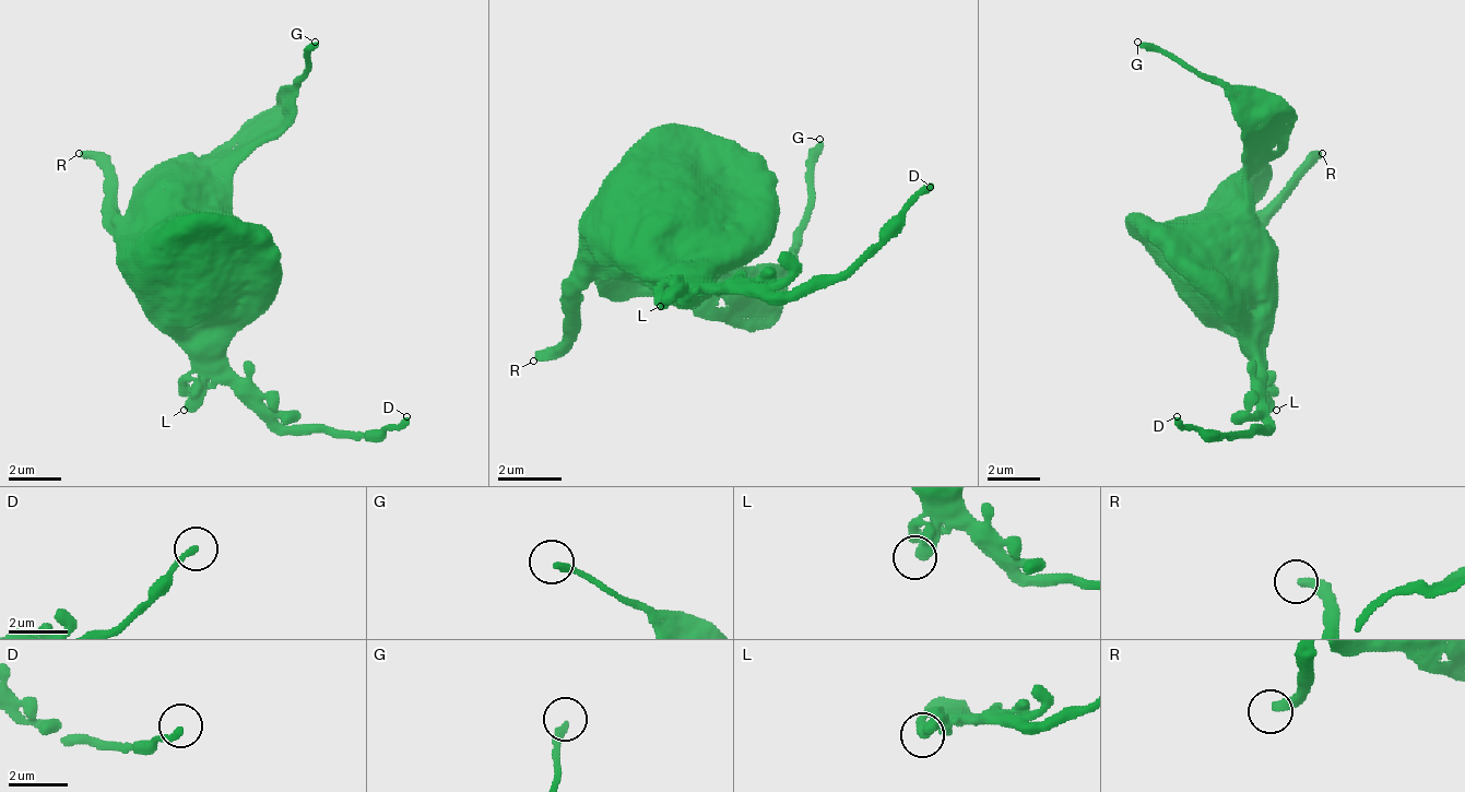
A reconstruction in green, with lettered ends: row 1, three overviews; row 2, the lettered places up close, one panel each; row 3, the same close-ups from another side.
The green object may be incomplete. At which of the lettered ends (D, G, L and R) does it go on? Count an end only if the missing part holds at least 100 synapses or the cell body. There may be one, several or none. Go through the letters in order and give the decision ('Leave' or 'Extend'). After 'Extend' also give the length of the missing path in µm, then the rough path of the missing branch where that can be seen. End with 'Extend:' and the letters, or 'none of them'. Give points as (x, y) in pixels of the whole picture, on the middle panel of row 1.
D: Leave
G: Leave
L: Leave
R: Extend. Missing length about 100 µm
Extend: R

